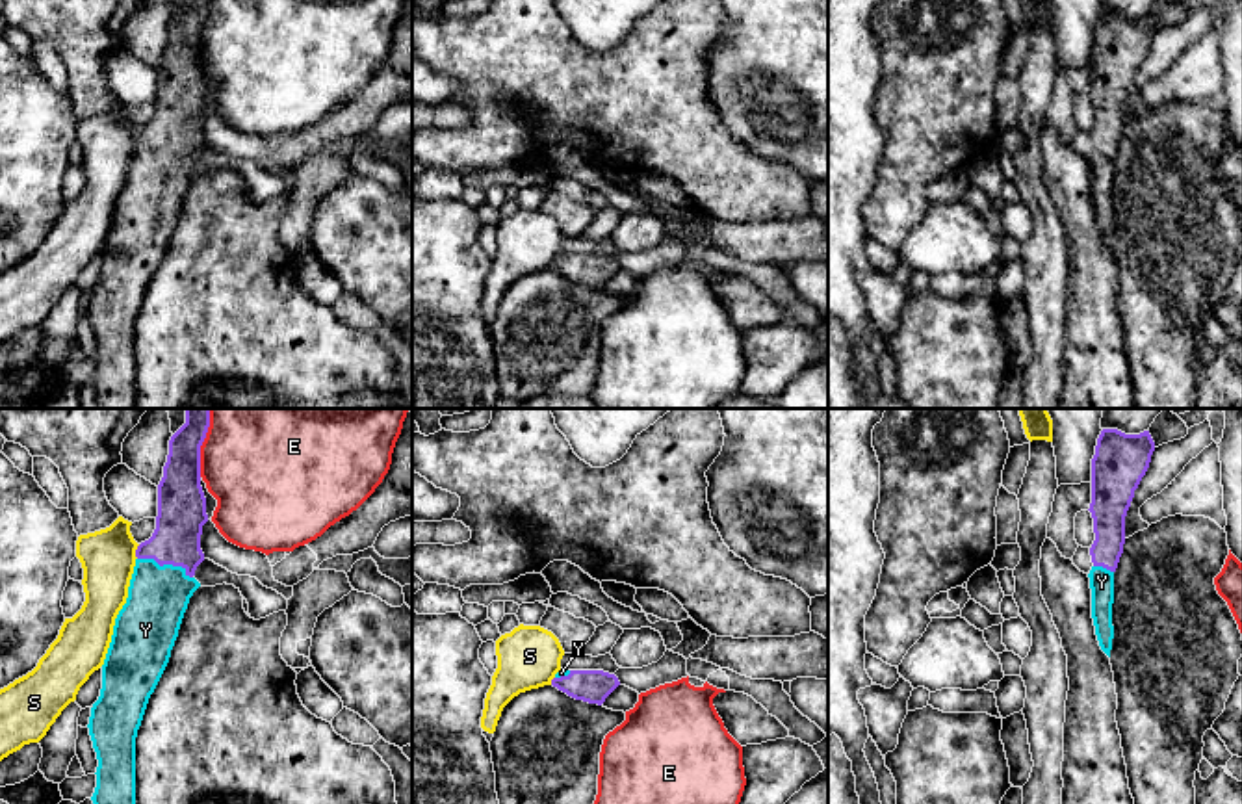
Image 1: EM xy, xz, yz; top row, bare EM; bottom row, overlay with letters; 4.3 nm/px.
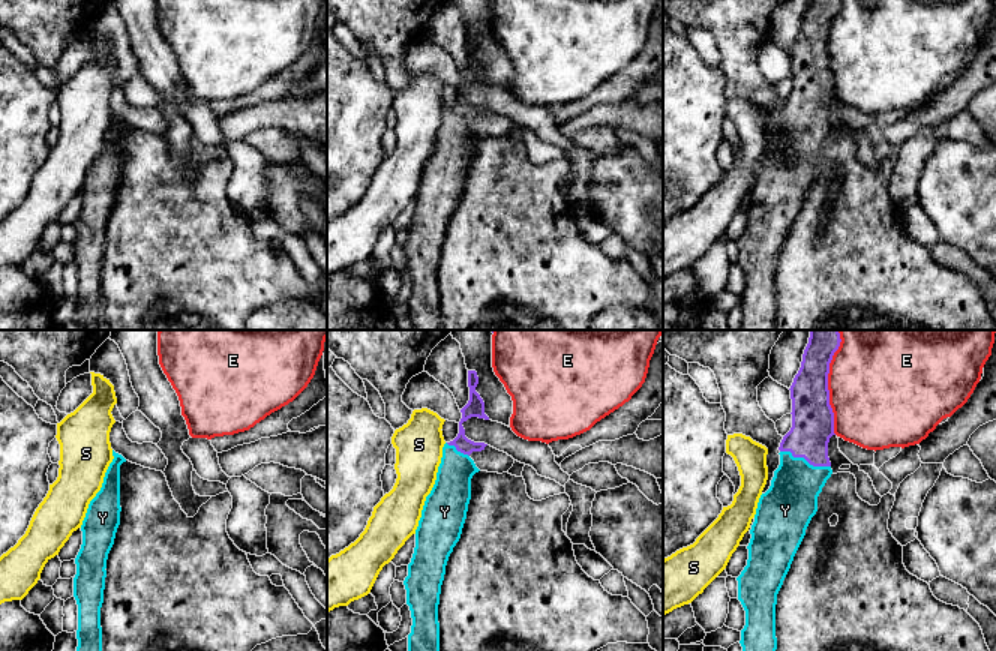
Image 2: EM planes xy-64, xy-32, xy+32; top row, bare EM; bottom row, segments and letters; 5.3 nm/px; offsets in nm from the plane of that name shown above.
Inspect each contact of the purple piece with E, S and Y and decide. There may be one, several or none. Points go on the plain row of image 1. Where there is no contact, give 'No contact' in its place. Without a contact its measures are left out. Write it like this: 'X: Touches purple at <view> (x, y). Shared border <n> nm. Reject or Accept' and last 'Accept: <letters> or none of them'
E: Touches purple at xy (201, 28). Shared border 260 nm. Reject
S: Touches purple at xy (136, 136). Shared border 70 nm. Reject
Y: Touches purple at xy (166, 147). Shared border 260 nm. Accept
Accept: Y

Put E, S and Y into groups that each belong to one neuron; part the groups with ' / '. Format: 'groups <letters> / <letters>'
groups E / S / Y

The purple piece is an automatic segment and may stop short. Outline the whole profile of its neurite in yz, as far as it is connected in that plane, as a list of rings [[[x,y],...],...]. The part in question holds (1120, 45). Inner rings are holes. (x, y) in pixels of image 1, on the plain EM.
[[[1103,13],[1092,43],[1092,87],[1095,124],[1090,132],[1092,202],[1101,234],[1110,241],[1114,210],[1114,156],[1125,128],[1125,100],[1142,61],[1145,59],[1155,26],[1149,15],[1125,19]]]

